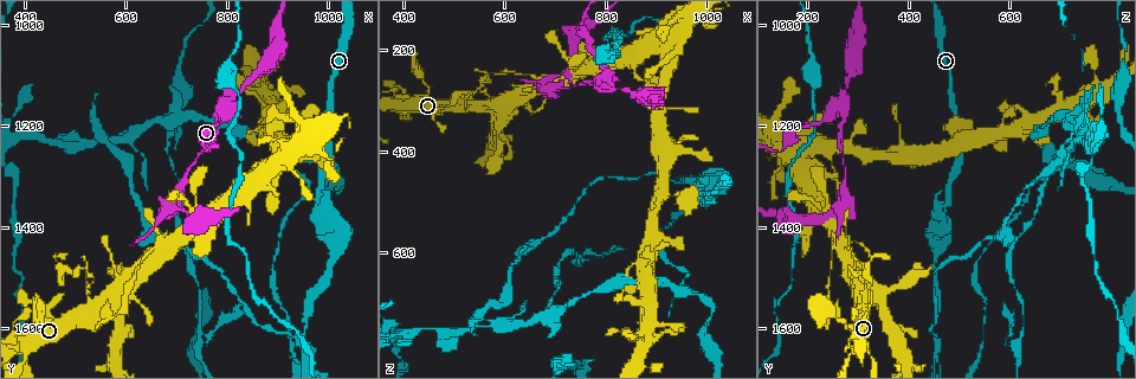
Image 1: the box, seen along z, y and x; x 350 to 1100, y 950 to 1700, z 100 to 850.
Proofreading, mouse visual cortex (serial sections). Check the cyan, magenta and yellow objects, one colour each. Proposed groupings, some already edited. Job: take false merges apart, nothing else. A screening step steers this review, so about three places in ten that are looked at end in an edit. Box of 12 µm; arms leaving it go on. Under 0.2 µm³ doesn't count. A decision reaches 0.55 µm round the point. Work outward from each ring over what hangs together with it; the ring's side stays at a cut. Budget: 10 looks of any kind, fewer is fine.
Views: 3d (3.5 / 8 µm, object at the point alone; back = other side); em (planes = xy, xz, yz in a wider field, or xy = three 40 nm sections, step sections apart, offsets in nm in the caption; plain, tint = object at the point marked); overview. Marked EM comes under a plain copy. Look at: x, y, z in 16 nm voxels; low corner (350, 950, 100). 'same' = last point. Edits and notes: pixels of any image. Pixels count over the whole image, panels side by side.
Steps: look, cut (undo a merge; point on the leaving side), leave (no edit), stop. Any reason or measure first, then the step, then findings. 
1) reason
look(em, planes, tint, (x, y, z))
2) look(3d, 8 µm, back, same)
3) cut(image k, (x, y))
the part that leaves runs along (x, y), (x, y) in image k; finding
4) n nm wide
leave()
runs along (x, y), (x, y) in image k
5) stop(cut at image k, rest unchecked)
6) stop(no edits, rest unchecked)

thick turns thin
look(3d, 8 µm, (990, 1350, 465))

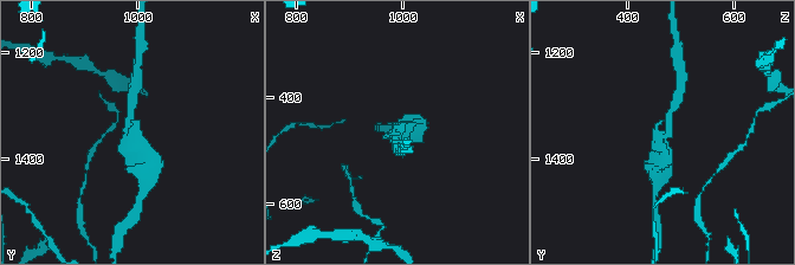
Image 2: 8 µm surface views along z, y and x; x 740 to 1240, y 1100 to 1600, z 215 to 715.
look(3d, 3.5 µm, (985, 1355, 470))

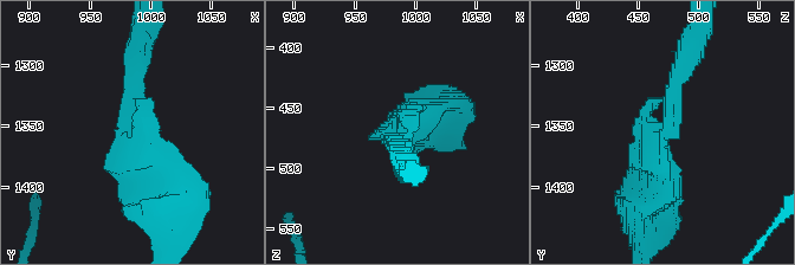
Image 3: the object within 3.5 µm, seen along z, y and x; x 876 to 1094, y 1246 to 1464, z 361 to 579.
now the EM
look(em, xy, step 2, tint, (988, 1354, 470))

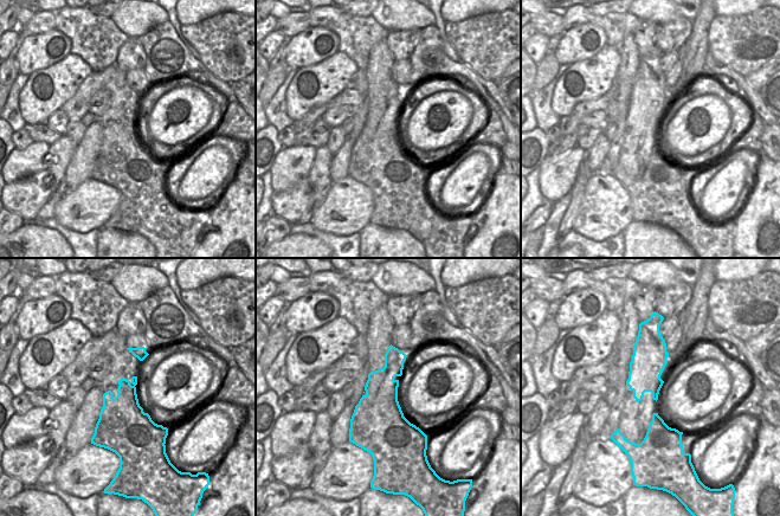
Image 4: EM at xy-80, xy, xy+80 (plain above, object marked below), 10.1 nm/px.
460 nm wide
cut(image 3, (160, 144))
the part that leaves runs along (135, 130), (172, 236) in image 3; a second cell is stuck on

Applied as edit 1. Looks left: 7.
arms part here
look(3d, 3.5 µm, (795, 1165, 250))

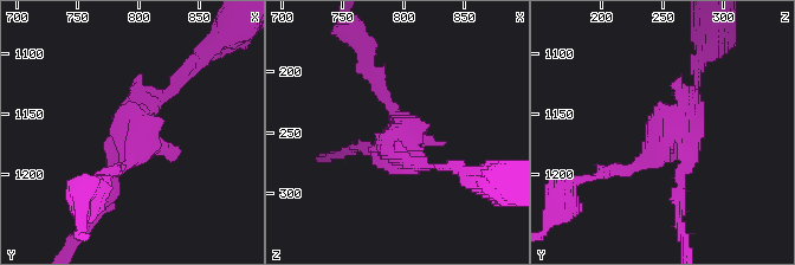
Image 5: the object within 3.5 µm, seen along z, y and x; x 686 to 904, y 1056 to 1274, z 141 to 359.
now the EM
look(em, xy, step 1, tint, (792, 1160, 256))

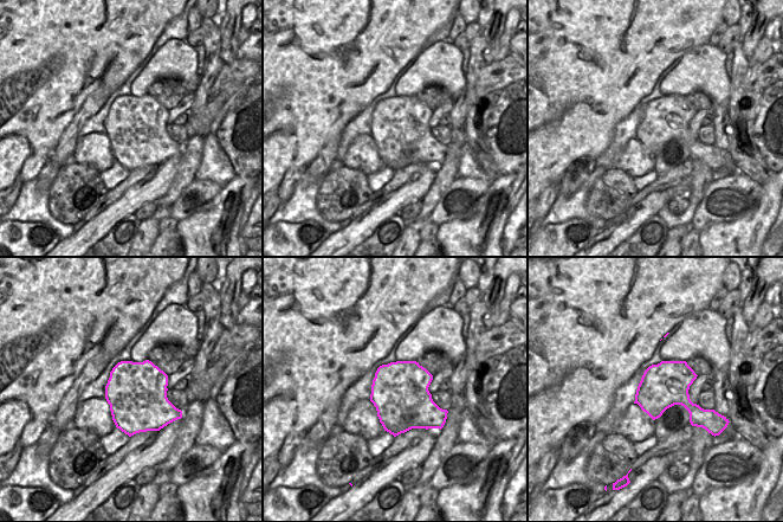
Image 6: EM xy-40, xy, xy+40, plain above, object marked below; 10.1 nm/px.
cut(image 5, (181, 75))
the part that leaves runs along (691, 135), (679, 223) in image 5; a second cell is stuck on

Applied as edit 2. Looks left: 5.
three arms meet
look(3d, 3.5 µm, (595, 1530, 310))

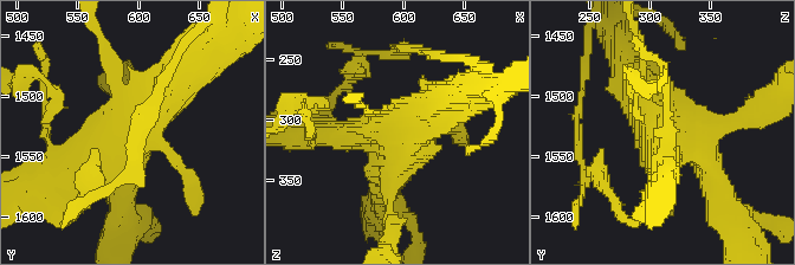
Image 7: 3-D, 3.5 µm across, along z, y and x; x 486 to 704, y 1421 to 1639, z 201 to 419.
now the EM
look(em, xy, step 3, tint, (594, 1530, 306))

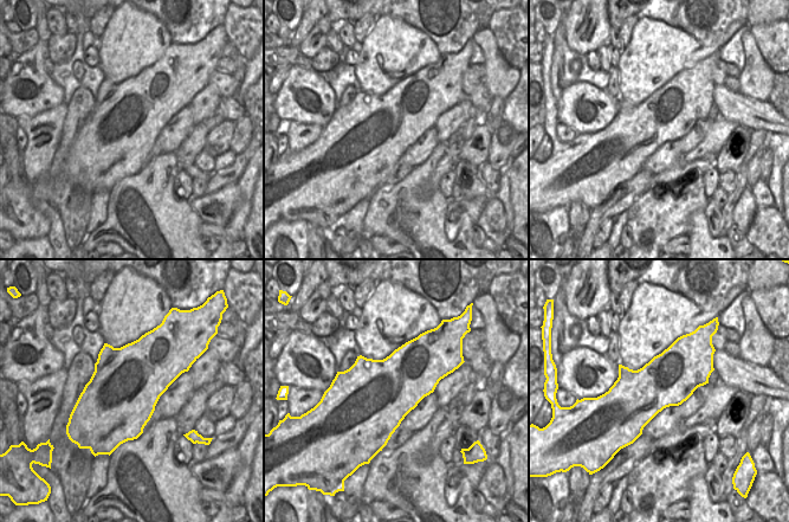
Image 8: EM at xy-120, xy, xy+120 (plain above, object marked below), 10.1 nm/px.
leave()
runs along (63, 176), (135, 125), (182, 75) in image 7; all the same cell

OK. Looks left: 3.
sharp bend
look(3d, 3.5 µm, (925, 1245, 195))

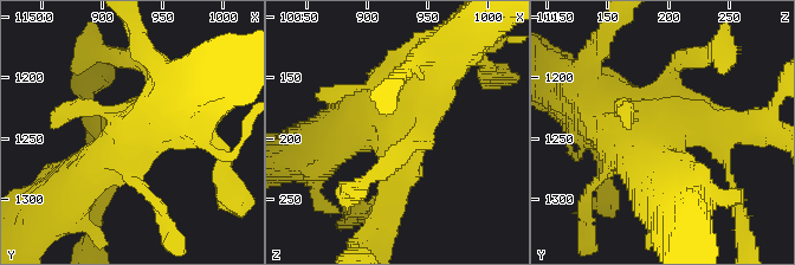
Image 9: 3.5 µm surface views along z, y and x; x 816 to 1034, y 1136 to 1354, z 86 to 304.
look(em, xy, step 5, tint, (926, 1244, 188))

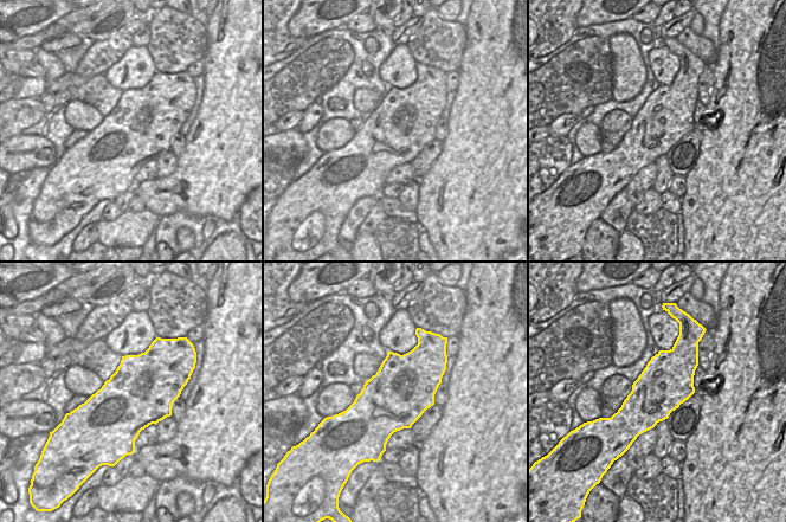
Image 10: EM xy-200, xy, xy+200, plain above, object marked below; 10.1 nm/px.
leave()
runs along (63, 194), (110, 159), (131, 125) in image 9; all the same cell

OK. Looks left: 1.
stop(cut at image 3, cut at image 5, rest unchecked)

